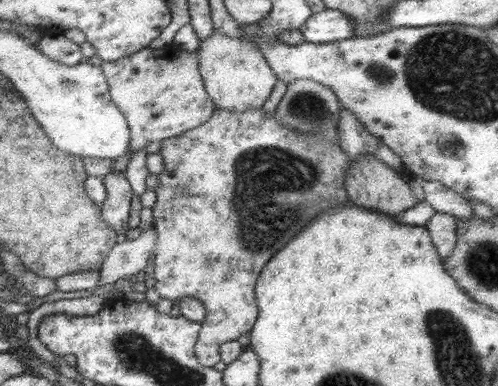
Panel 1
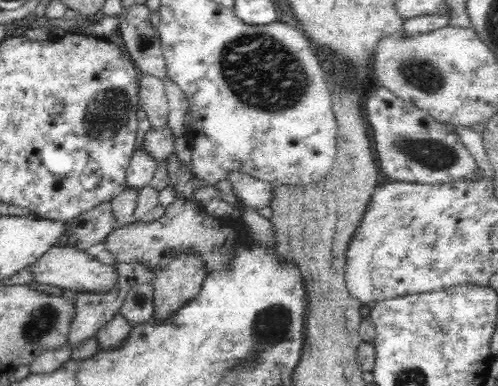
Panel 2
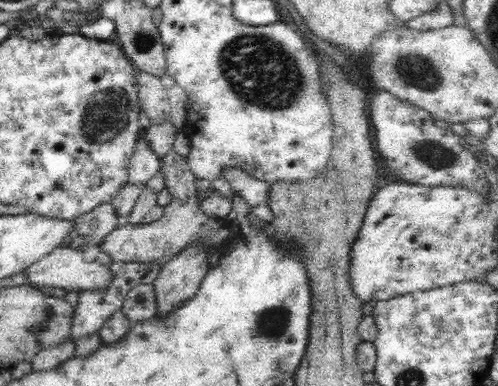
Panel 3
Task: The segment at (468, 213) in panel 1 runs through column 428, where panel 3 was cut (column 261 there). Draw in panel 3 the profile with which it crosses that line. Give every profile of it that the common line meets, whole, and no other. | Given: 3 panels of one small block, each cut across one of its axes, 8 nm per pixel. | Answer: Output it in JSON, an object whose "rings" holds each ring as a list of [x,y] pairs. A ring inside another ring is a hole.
{"rings":[[[230,168],[230,170],[224,170],[224,176],[222,176],[230,186],[232,190],[242,196],[250,208],[258,206],[258,204],[266,204],[268,202],[268,192],[270,192],[270,184],[266,182],[260,182],[252,176],[248,176],[246,172],[238,170],[238,168]]]}

